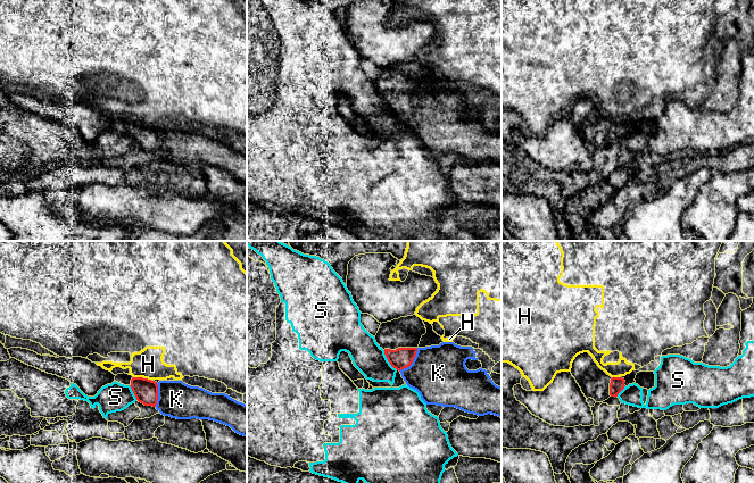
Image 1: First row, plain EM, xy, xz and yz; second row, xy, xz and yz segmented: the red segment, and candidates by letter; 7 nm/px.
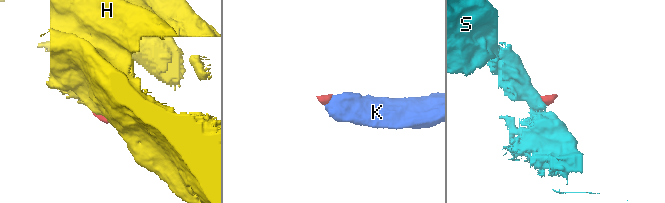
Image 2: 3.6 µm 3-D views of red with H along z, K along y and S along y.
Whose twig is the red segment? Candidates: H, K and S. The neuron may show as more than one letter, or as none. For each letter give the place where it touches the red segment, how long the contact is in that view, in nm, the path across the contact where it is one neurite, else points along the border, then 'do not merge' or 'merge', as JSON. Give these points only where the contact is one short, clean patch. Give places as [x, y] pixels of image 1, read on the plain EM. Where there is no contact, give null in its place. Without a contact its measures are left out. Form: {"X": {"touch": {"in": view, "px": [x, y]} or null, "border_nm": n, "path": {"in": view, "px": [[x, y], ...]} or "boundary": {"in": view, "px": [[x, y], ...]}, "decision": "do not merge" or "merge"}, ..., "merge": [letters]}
{"H": {"touch": {"in": "xy", "px": [142, 123]}, "border_nm": 130, "boundary": {"in": "xy", "px": [[133, 122], [142, 122], [150, 125]]}, "decision": "do not merge"}, "K": {"touch": {"in": "xz", "px": [412, 107]}, "border_nm": 220, "path": {"in": "xz", "px": [[400, 103], [412, 107], [423, 115], [438, 118]]}, "decision": "merge"}, "S": {"touch": {"in": "xz", "px": [388, 106]}, "border_nm": 170, "boundary": {"in": "xz", "px": [[383, 96], [387, 106], [397, 115]]}, "decision": "do not merge"}, "merge": ["K"]}

